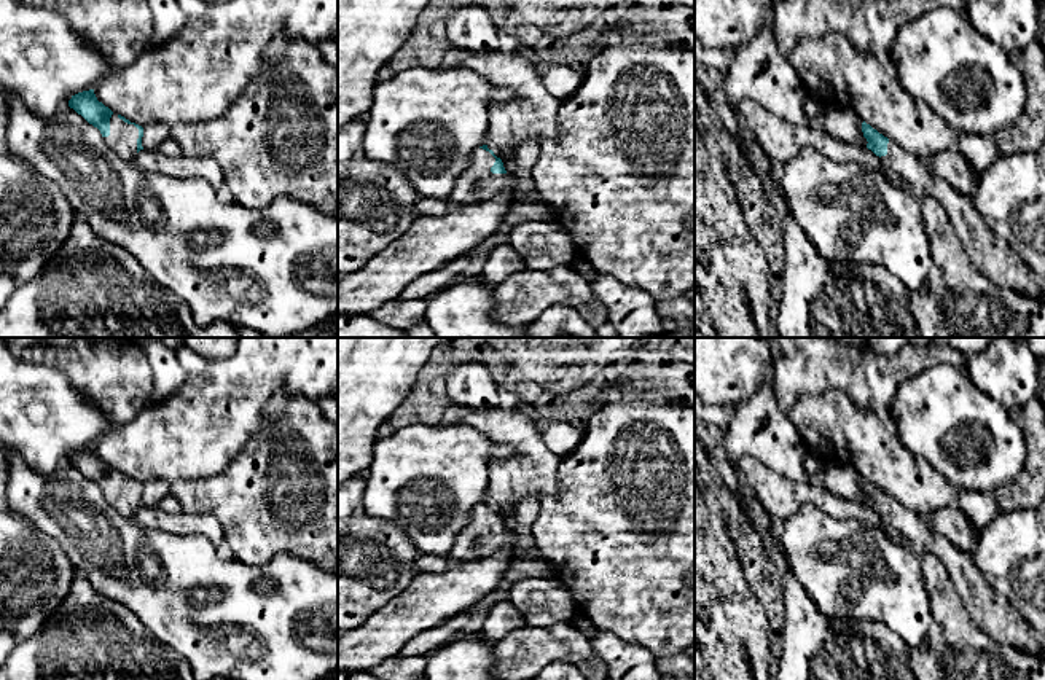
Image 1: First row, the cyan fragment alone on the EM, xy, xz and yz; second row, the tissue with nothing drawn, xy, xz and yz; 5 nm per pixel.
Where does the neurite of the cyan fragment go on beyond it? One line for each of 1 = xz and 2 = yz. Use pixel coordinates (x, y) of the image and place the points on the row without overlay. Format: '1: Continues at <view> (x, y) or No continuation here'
1: Continues at xz (477, 540)
2: Continues at yz (994, 615)

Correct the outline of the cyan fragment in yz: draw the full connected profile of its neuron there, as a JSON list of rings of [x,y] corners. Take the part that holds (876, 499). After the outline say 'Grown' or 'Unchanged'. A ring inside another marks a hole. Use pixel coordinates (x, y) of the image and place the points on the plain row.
[[[865,478],[862,489],[868,498],[867,505],[887,527],[905,537],[911,549],[919,554],[933,553],[943,561],[970,618],[984,634],[1016,650],[1045,655],[1042,637],[1005,597],[991,588],[969,553],[956,548],[945,535],[935,532],[924,516],[903,506]]]. Grown

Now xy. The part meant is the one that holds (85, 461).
[[[94,446],[78,449],[68,457],[68,463],[97,484],[105,498],[126,518],[132,518],[143,506],[143,484],[113,470],[97,457]]]. Grown

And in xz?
[[[487,502],[475,506],[470,524],[452,543],[449,559],[456,564],[494,554],[499,548],[511,548],[513,540],[500,514]]]. Grown

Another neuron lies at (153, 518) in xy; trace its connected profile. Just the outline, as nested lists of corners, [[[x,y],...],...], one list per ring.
[[[140,506],[132,519],[148,530],[164,530],[178,535],[199,533],[213,545],[220,545],[225,540],[218,519],[207,513],[180,511],[170,514],[159,506]]]

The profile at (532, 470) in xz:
[[[449,403],[441,420],[446,427],[467,424],[491,441],[515,449],[511,457],[491,463],[486,502],[497,514],[516,514],[516,508],[527,497],[540,502],[543,497],[559,494],[561,459],[545,446],[535,422],[521,409],[508,412],[500,406],[473,409]]]

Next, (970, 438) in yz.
[[[938,363],[906,377],[890,400],[895,435],[911,454],[926,459],[959,490],[991,494],[1015,481],[1026,467],[1027,443],[1016,420],[983,393],[965,368]]]

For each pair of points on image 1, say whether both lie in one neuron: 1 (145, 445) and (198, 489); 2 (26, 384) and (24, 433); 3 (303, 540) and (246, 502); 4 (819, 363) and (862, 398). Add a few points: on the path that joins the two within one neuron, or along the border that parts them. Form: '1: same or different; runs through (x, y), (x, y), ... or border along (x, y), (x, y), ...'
1: different; border along (222, 468), (207, 476), (179, 478), (171, 484)
2: same; runs through (26, 397), (24, 421)
3: same; runs through (289, 529), (271, 521), (260, 510)
4: same; runs through (830, 367), (851, 387)

